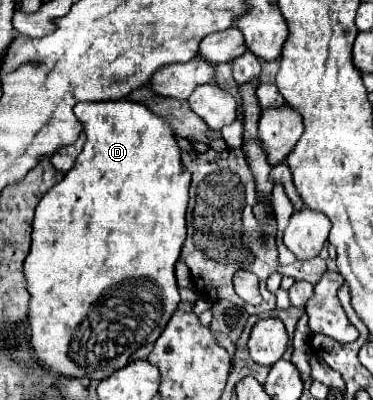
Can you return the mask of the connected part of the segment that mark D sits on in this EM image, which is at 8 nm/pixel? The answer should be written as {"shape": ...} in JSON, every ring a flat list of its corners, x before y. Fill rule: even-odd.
{"shape":[[98,101,98,103,78,103,74,107,74,113,78,121,84,127,86,133,86,145,82,153,78,155,74,167,66,173,66,177,54,185,38,203,34,225,32,225,32,249,24,261,24,273,28,277,28,291,32,295,30,299,30,311,28,311,28,325,30,325,30,345,36,351,38,359,44,361,50,369,56,373,64,373,68,377,80,377,80,379,94,379,102,381,114,371,122,369,130,355,138,351,144,345,154,343,164,327,168,325,170,317,174,315,180,293,178,283,174,275,174,265,180,259,180,251,186,241,186,211,190,201,190,173,186,173,182,165,182,149,178,145,176,133,170,127,164,117,158,117,152,113,146,105,134,103,134,101]]}

